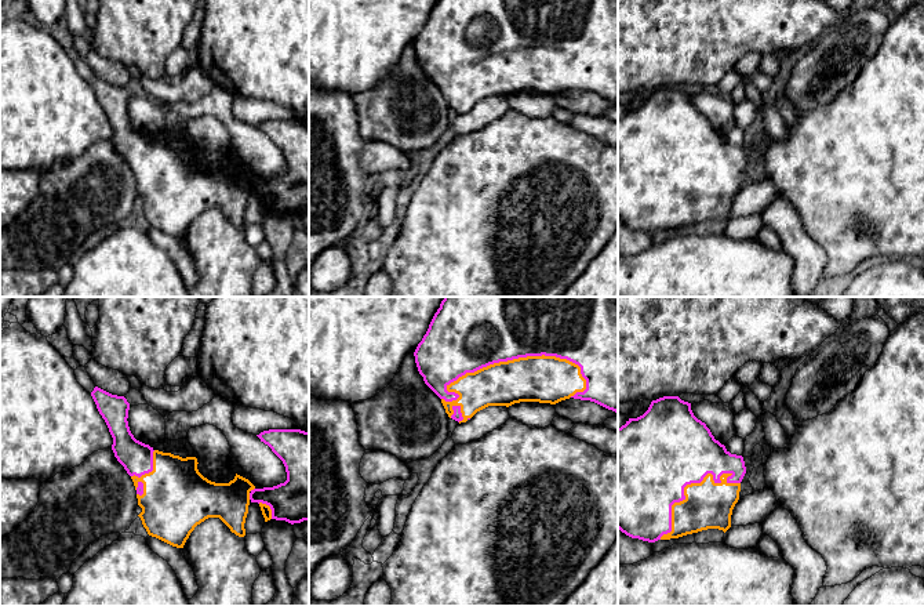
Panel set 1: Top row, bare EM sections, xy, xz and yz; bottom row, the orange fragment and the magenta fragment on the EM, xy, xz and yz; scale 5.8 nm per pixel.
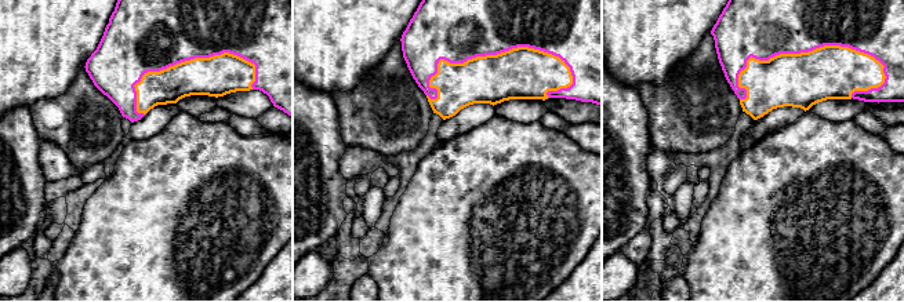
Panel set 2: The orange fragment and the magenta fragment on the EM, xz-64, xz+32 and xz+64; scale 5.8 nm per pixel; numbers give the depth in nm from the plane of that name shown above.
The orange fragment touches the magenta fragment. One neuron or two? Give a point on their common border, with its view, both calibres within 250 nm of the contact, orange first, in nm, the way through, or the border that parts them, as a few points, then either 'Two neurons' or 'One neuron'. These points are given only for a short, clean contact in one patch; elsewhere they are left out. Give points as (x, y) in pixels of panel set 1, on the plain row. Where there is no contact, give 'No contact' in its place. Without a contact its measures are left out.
Touches orange at xz (504, 53). Thickness 280 nm (orange) against 360 nm. One neuron

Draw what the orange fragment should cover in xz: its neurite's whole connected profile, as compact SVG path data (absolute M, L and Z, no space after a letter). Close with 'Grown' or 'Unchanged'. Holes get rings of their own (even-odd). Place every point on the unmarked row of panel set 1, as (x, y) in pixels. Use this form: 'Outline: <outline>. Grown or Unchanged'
Outline: M437 0L414 47L425 75L441 90L448 108L459 115L488 97L509 98L520 92L556 95L570 88L594 92L618 106L618 0Z. Grown

